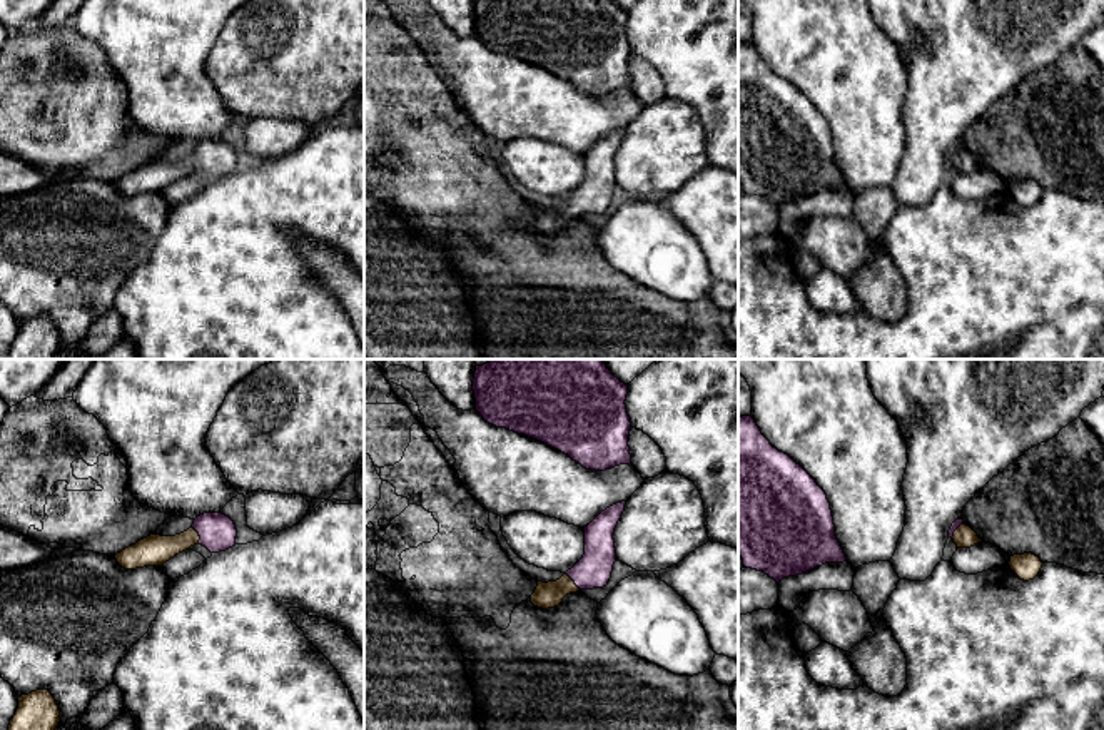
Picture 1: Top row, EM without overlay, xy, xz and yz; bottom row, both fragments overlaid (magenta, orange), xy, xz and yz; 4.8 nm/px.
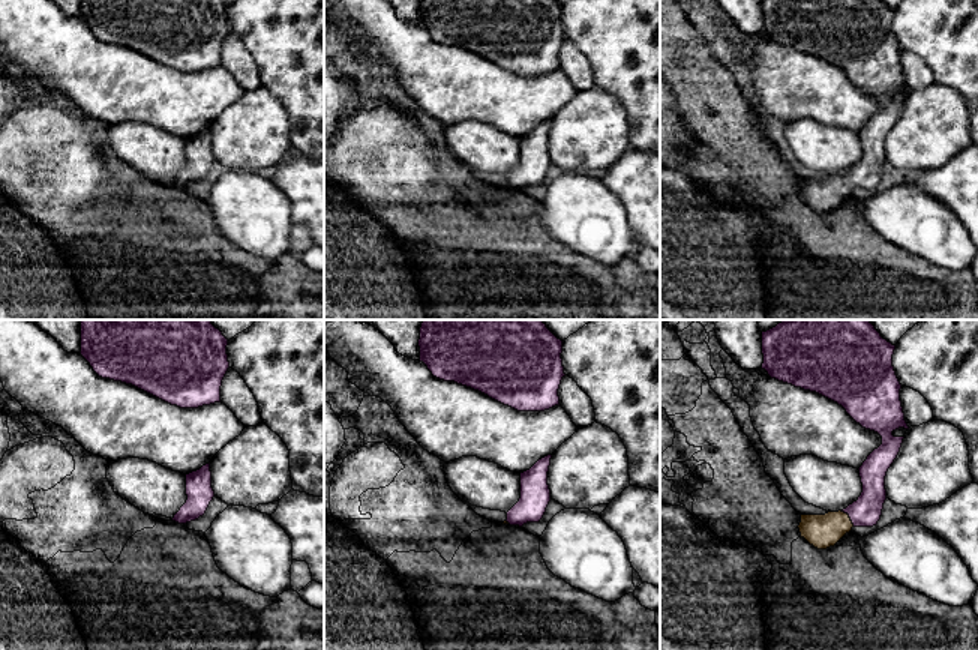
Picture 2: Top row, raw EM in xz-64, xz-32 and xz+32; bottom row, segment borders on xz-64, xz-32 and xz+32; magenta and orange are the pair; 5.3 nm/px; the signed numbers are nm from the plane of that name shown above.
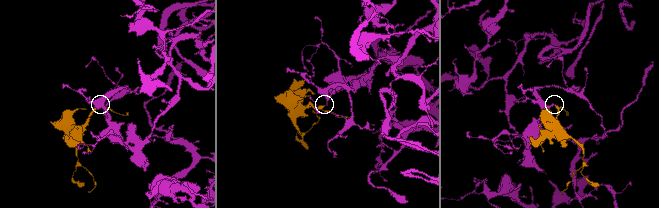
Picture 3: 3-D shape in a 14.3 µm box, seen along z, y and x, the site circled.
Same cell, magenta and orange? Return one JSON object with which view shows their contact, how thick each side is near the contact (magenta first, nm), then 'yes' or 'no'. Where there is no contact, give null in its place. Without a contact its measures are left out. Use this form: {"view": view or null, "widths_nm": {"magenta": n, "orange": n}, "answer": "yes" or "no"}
{"view": "xz", "widths_nm": {"magenta": 170, "orange": 130}, "answer": "yes"}

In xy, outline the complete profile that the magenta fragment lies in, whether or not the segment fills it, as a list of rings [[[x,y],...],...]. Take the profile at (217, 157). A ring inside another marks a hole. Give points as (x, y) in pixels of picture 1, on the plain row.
[[[204,139],[194,145],[194,150],[187,157],[175,162],[150,160],[117,179],[115,185],[125,195],[162,192],[197,169],[210,179],[225,177],[235,172],[235,162],[237,155],[229,142]]]

